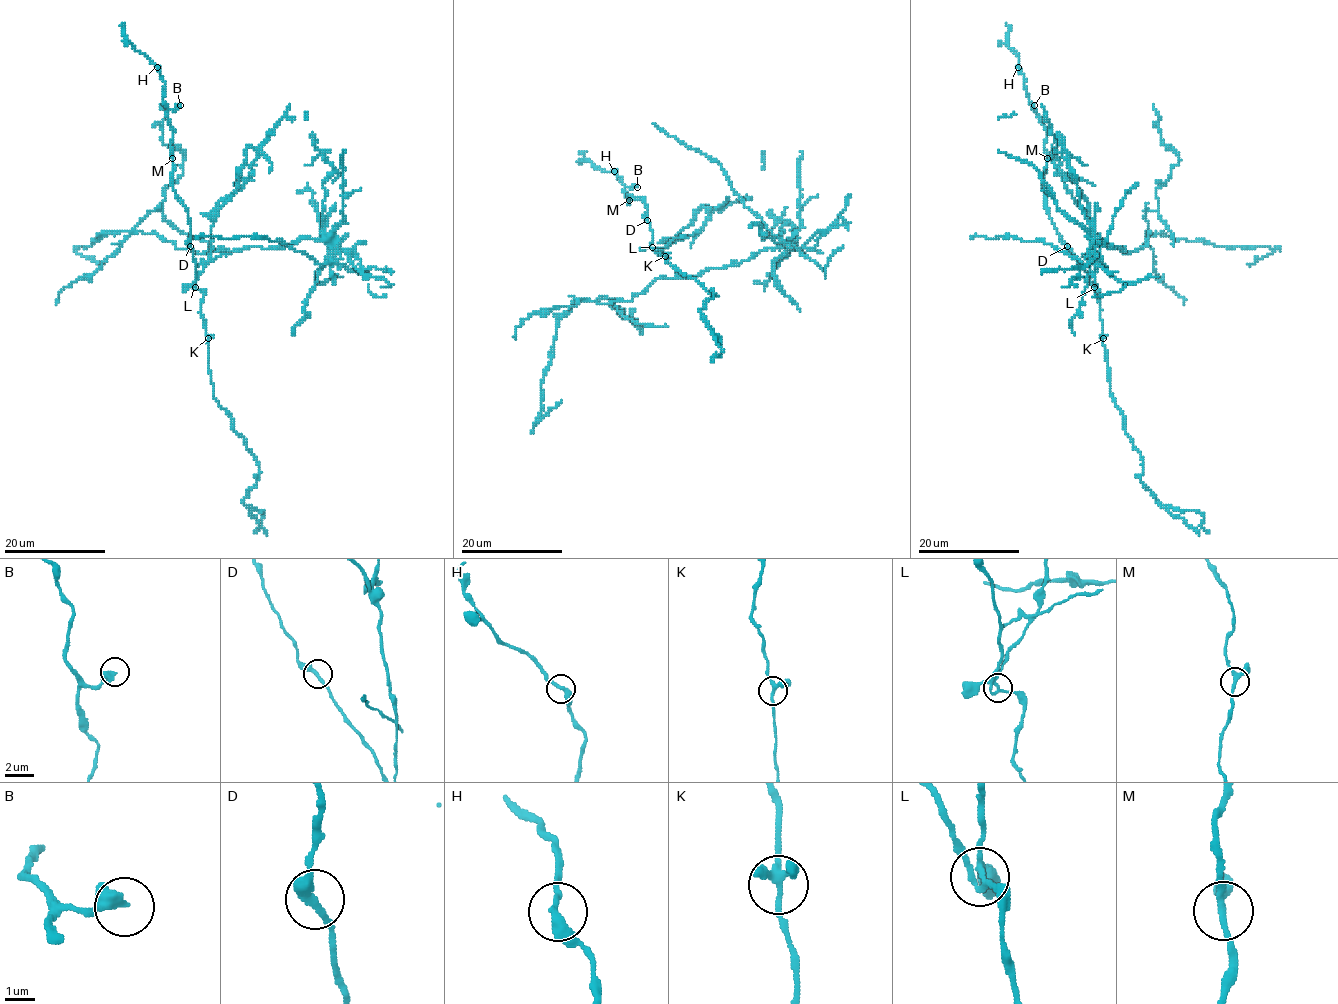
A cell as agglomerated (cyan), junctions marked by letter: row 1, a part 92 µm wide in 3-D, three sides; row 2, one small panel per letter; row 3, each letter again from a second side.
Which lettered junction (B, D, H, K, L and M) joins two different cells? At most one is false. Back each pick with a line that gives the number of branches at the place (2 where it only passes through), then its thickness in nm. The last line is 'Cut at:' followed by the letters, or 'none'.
L: Branches: 4. Thickness 200 nm
Cut at: L

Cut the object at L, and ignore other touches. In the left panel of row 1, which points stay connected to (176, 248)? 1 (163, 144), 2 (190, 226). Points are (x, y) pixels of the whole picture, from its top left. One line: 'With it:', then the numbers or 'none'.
With it: 1

